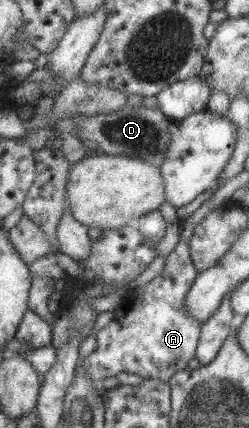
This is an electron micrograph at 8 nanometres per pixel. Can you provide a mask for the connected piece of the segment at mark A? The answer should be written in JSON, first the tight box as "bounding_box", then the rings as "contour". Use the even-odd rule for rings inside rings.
{"bounding_box":[74,237,201,386],"contour":[[[179,237],[164,262],[160,275],[142,286],[127,289],[112,311],[113,317],[108,326],[95,333],[96,349],[78,360],[74,375],[86,373],[97,386],[103,378],[115,377],[119,372],[166,382],[175,372],[186,369],[188,360],[194,358],[201,323],[186,313],[183,302],[184,294],[198,271],[190,259],[188,243],[182,237]]]}

